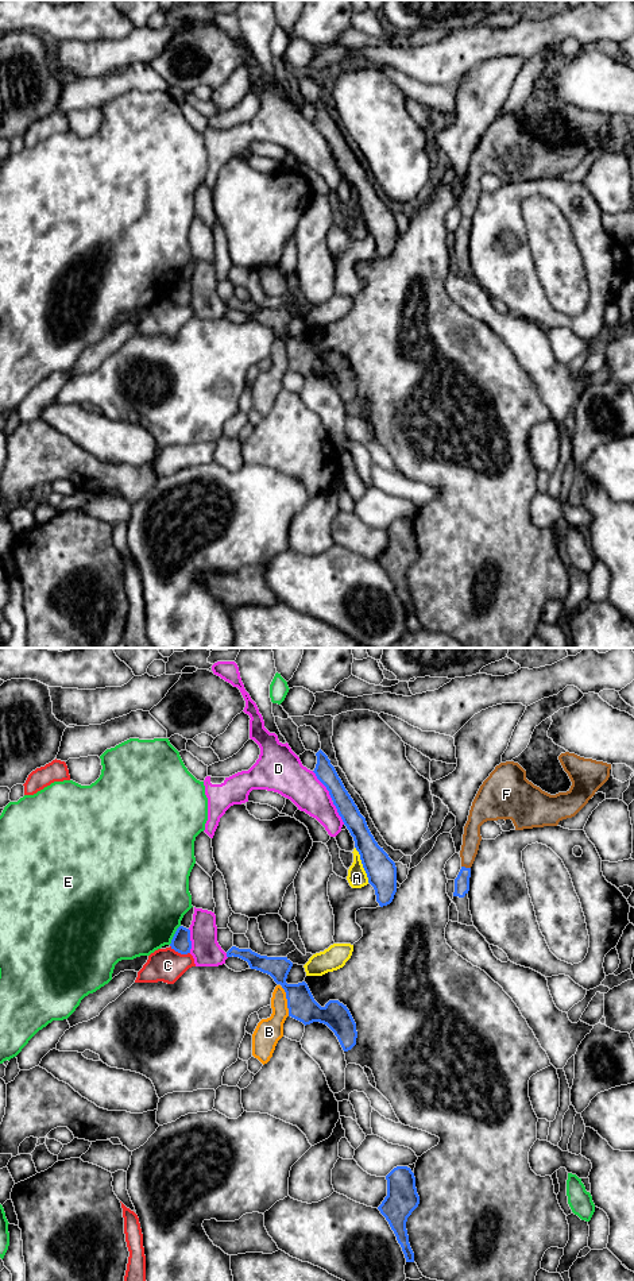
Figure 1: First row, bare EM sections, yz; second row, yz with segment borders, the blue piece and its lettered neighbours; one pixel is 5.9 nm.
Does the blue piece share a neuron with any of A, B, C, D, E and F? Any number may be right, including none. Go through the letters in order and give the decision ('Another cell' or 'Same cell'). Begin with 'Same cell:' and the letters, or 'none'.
Same cell: F
A: Another cell
B: Another cell
C: Another cell
D: Another cell
E: Another cell
F: Same cell

